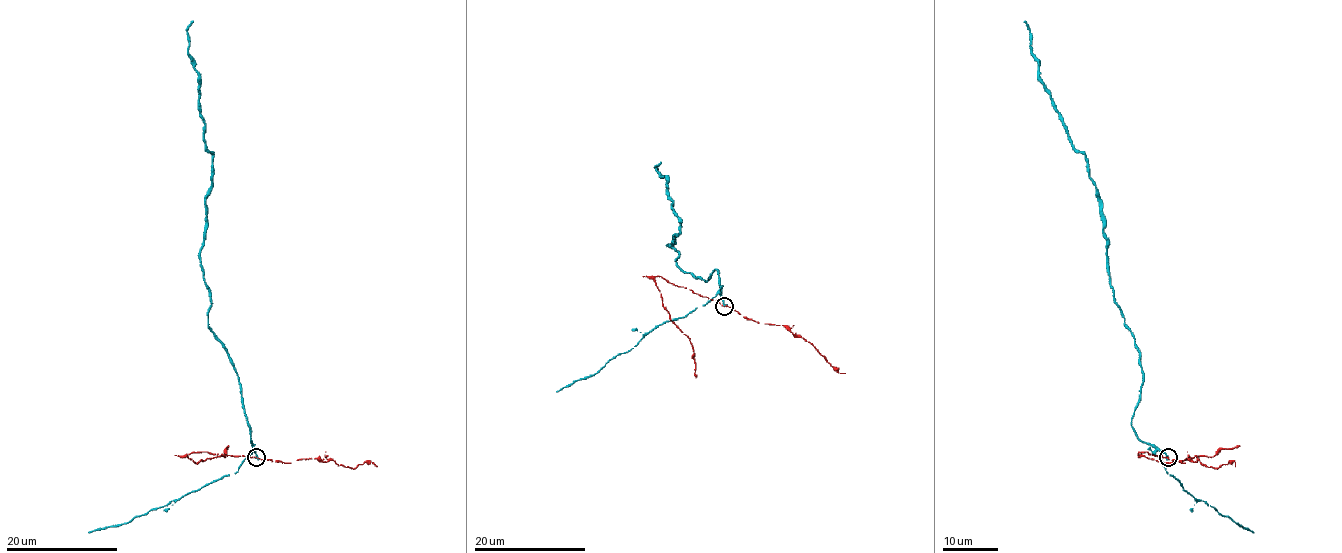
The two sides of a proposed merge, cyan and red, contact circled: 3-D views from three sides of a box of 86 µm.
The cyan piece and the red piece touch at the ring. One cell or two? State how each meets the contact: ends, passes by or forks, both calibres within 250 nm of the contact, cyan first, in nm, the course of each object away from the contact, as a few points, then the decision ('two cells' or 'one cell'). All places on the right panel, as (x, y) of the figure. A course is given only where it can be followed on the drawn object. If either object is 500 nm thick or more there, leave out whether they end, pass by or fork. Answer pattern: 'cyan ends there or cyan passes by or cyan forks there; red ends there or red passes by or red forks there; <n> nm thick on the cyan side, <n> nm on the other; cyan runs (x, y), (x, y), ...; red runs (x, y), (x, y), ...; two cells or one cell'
cyan ends there; red ends there; 420 nm thick on the cyan side, 220 nm on the other; cyan runs (1168, 456), (1131, 425), (1141, 353), (1110, 285), (1100, 197), (1023, 21); red runs (1168, 458), (1138, 452), (1170, 463), (1209, 456), (1224, 448), (1240, 445); two cells

